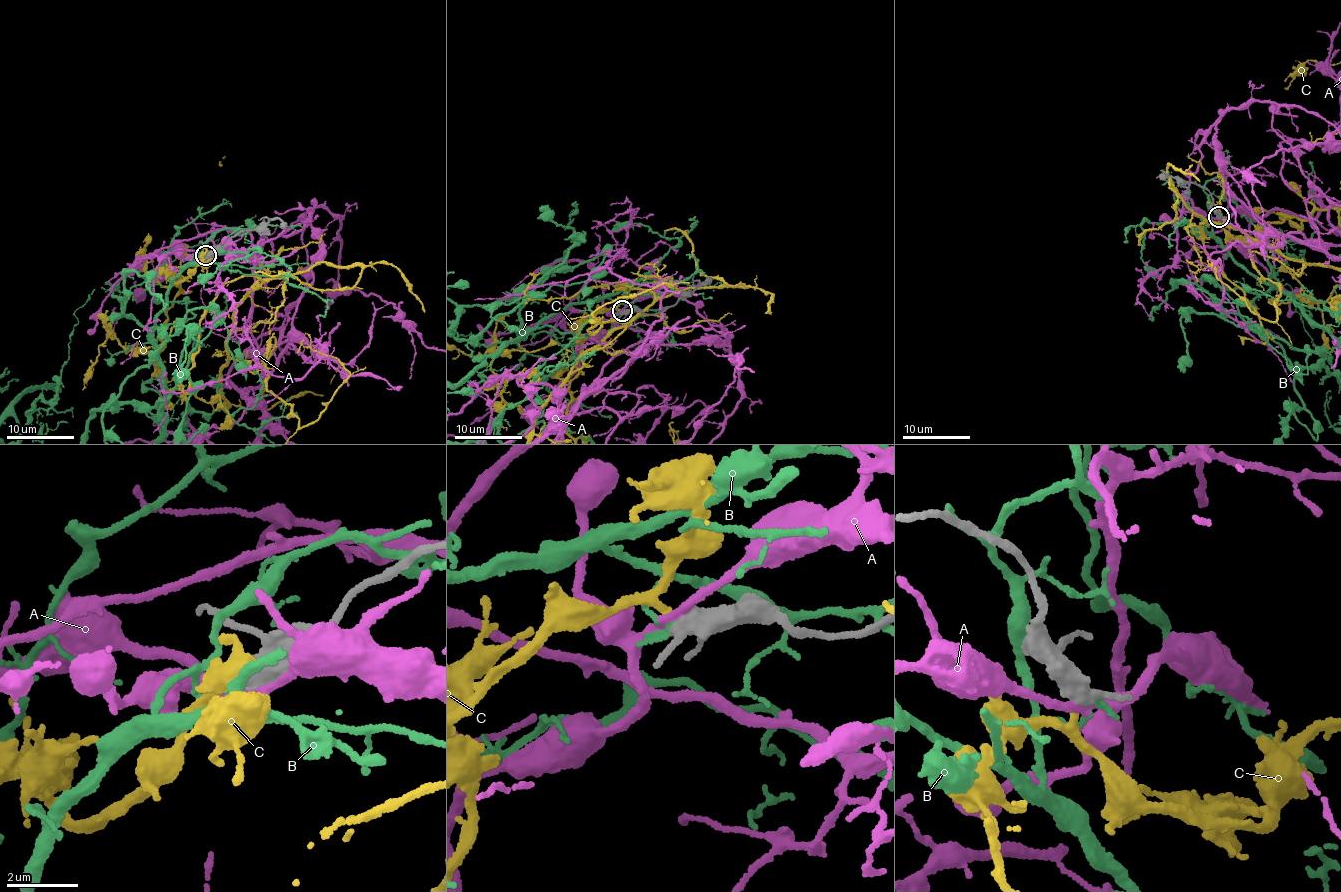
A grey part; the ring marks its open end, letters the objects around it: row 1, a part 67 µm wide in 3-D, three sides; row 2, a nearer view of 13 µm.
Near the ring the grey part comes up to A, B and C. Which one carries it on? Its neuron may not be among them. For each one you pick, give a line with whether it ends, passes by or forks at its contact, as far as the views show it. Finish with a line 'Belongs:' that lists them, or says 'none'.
C: it passes by
Belongs: C

